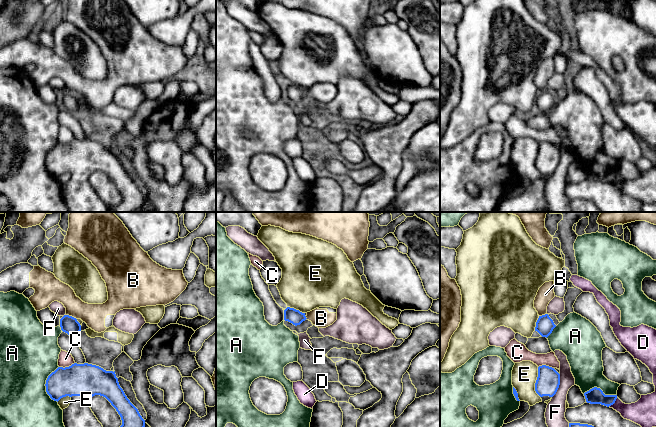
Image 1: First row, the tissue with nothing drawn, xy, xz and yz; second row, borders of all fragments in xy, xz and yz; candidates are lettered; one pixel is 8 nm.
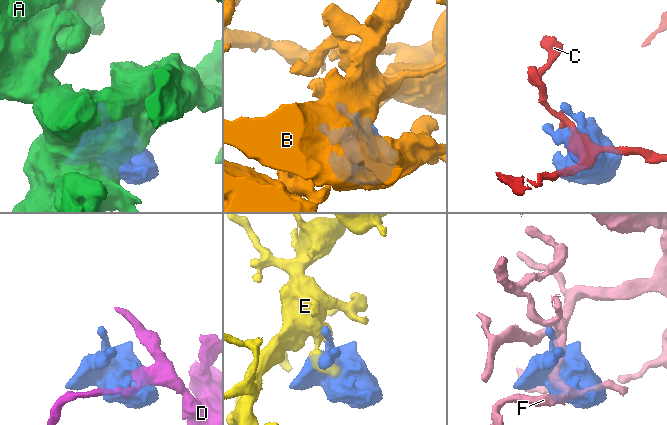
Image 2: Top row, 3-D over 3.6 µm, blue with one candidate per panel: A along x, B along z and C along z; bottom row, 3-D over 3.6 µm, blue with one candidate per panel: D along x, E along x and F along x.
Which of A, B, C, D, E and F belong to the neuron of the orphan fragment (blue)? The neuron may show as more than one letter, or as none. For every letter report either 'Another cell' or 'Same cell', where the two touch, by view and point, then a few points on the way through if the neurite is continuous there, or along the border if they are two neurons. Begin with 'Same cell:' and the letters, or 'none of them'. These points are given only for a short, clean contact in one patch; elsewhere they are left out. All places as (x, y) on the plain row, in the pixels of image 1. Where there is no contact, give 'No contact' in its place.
Same cell: B
A: Another cell. Touches blue at xy (45, 161)
B: Same cell. Touches blue at xy (71, 92)
C: Another cell. Touches blue at xy (66, 143)
D: Another cell. Touches blue at yz (613, 179). Boundary: yz (617, 173), (608, 182)
E: Another cell. Touches blue at yz (536, 158)
F: Another cell. Touches blue at yz (558, 162)

